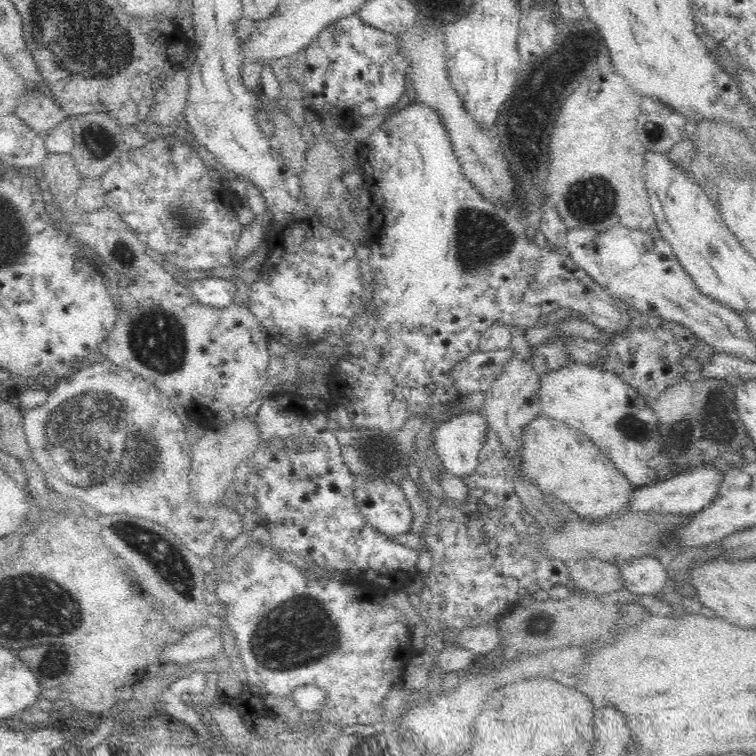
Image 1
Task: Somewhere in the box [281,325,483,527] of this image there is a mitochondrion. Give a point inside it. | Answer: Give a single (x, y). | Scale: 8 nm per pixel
(376, 453)

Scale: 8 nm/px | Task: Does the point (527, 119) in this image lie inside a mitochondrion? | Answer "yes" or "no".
yes

